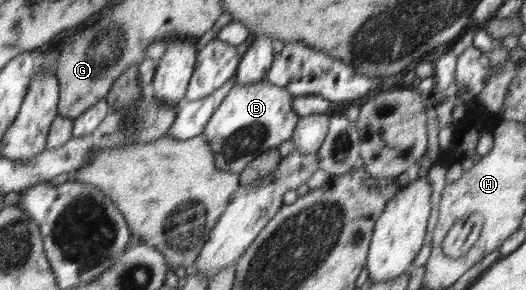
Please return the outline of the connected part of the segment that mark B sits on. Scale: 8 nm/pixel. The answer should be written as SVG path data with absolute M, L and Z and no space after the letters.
M264 78L247 85L235 84L205 124L203 135L212 149L216 168L238 175L249 162L261 154L272 148L278 148L286 140L291 140L299 117L299 114L293 109L293 96L288 90L281 86L274 86Z

